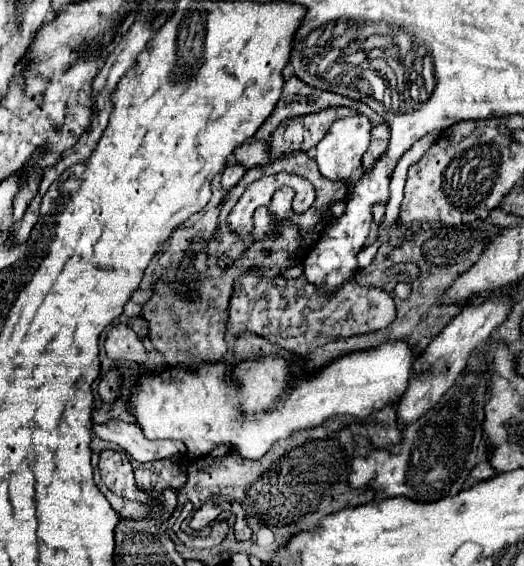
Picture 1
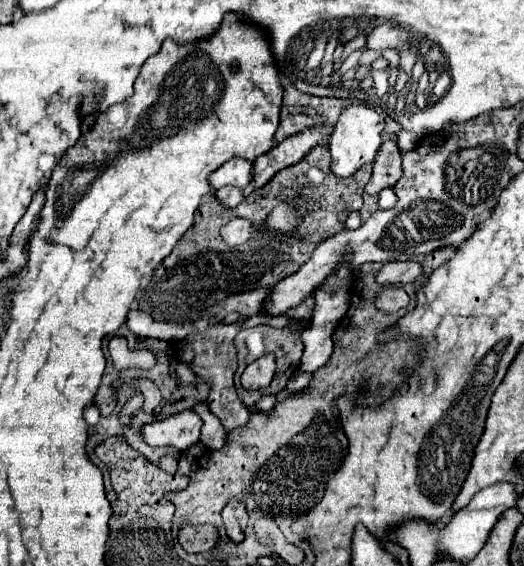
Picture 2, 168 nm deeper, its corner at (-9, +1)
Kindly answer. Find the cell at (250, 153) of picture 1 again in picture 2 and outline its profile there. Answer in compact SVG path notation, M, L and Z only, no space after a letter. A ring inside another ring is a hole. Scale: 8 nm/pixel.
M240 157L230 159L220 169L210 173L210 177L208 177L208 183L212 187L210 193L216 193L220 187L226 187L226 185L246 189L252 181L250 175L252 175L252 163L248 163L246 159L240 159Z

